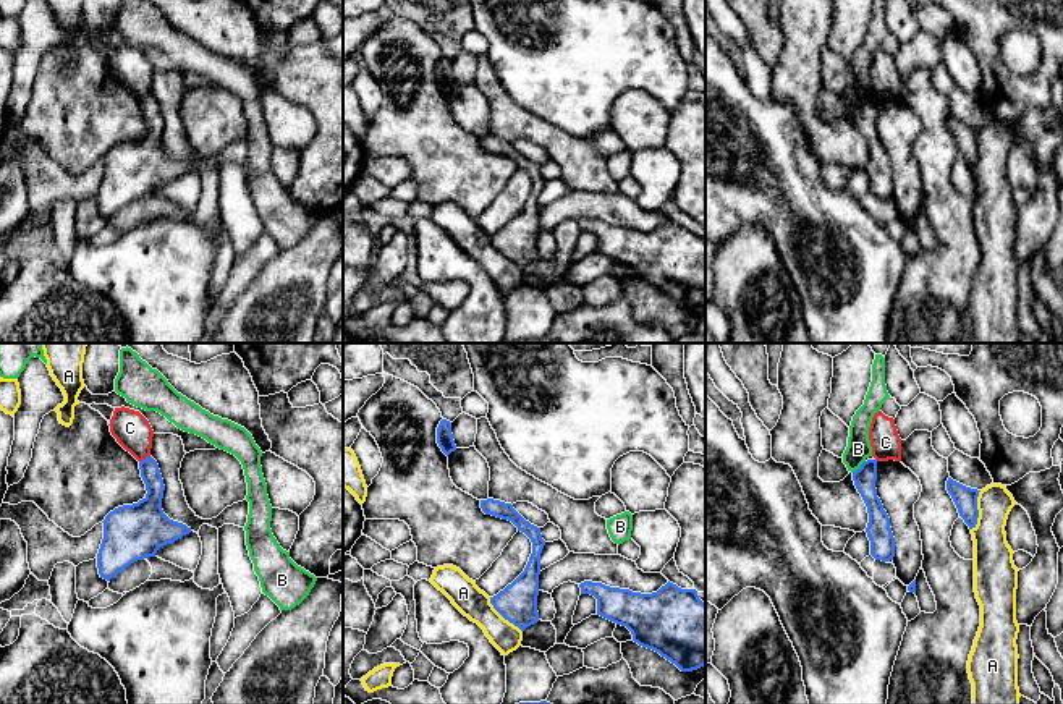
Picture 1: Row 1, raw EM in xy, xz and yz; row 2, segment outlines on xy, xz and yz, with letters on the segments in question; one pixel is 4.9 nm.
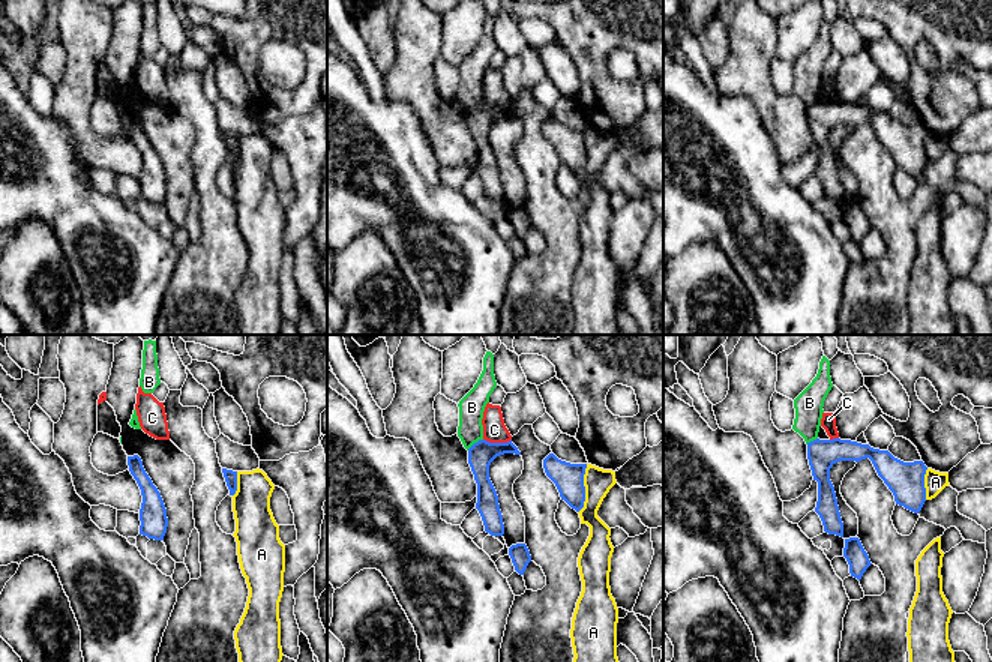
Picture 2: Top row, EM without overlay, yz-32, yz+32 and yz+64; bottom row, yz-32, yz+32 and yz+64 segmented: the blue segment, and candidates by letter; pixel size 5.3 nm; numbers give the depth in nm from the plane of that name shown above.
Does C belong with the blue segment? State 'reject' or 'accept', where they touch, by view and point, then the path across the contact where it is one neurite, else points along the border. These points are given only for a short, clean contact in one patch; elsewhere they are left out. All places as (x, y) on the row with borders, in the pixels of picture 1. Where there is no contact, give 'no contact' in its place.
reject | xy (146, 458) | along xy (149, 455), (139, 462)

